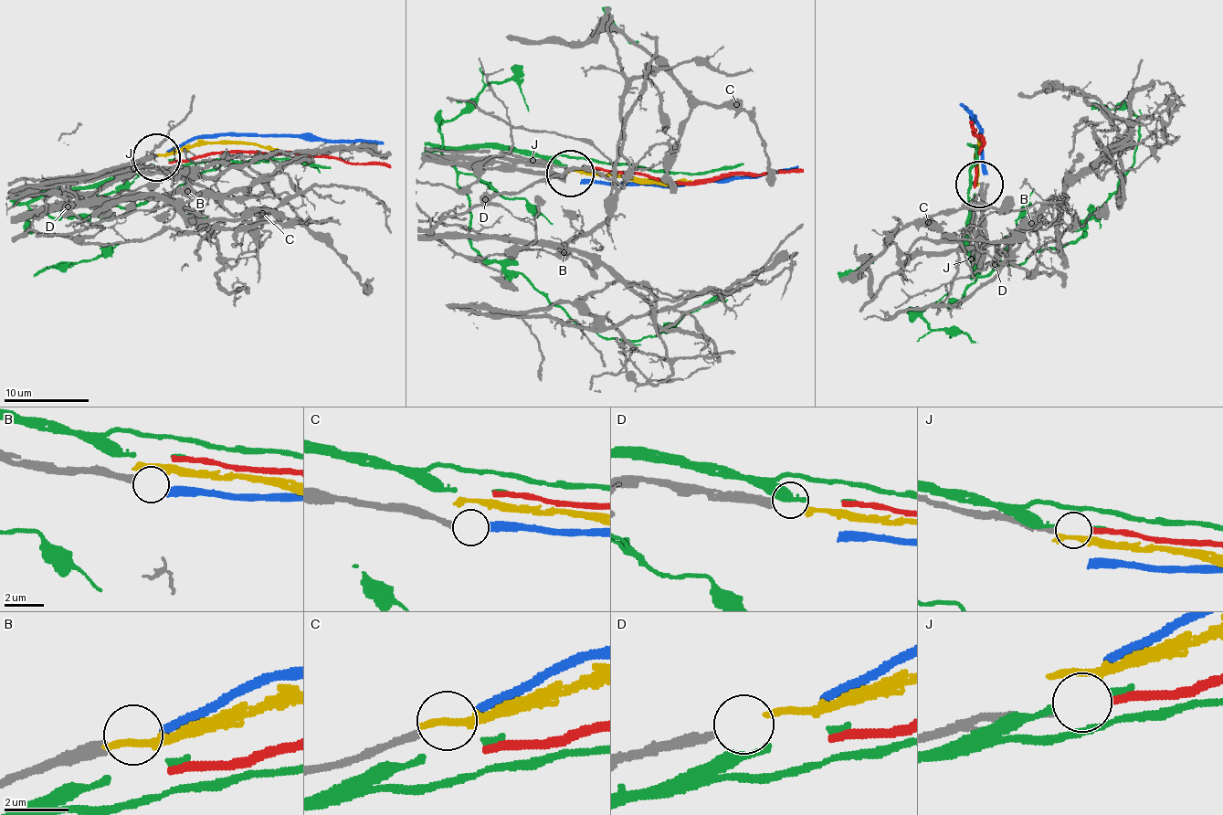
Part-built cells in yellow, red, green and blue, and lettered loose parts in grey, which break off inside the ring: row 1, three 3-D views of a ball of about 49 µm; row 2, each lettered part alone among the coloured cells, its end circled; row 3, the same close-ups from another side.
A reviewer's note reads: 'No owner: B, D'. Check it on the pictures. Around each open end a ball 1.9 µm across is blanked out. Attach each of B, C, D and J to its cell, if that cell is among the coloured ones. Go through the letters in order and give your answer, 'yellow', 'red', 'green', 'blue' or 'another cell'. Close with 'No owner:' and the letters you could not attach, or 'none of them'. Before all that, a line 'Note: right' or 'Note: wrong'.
Note: wrong
B: another cell
C: blue
D: yellow
J: red
No owner: B

